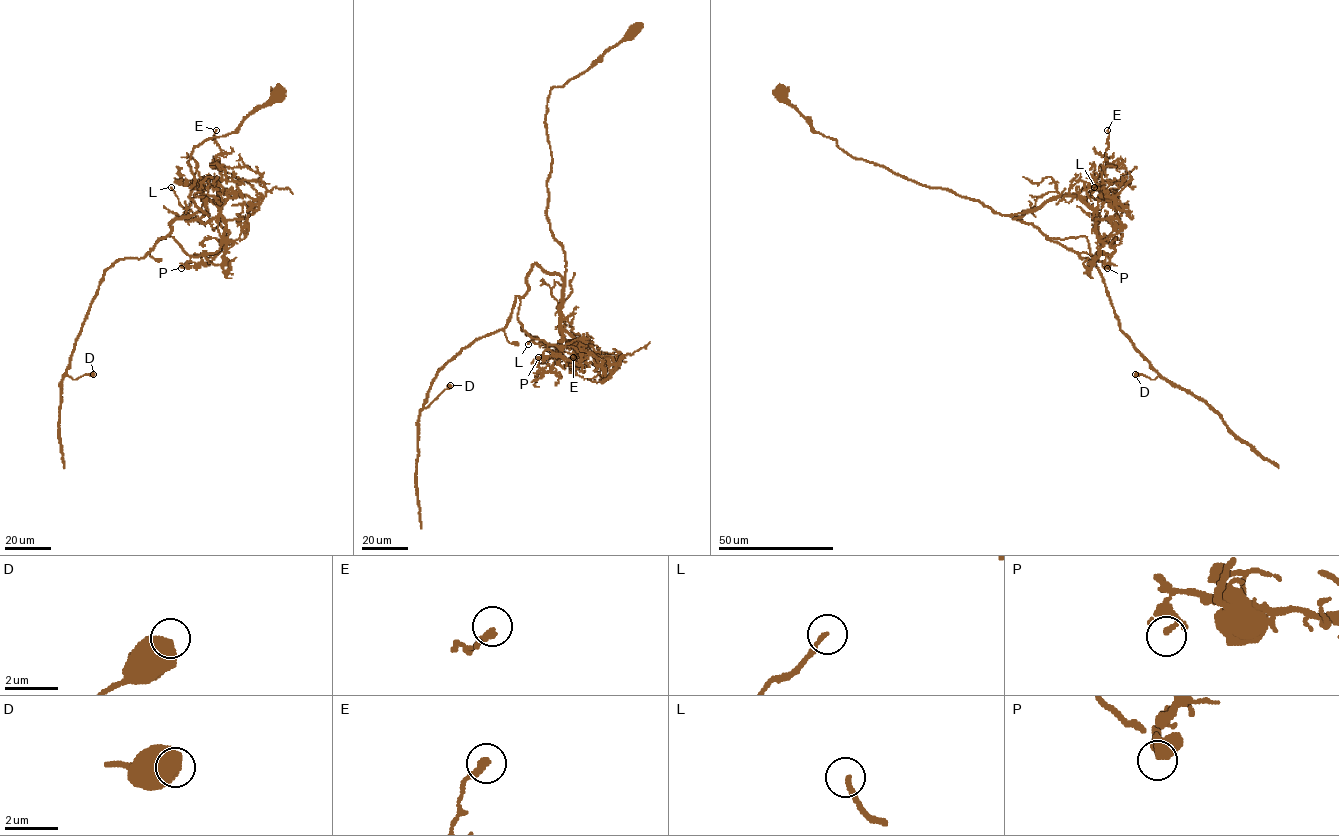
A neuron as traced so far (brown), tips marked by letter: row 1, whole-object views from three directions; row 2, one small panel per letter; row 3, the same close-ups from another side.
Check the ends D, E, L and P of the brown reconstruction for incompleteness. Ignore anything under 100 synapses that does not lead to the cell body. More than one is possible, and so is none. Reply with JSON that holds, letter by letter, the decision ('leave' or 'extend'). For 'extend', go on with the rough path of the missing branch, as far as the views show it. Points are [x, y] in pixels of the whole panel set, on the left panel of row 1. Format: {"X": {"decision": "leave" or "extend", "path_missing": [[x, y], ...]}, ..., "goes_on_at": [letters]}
{"D": {"decision": "leave"}, "E": {"decision": "leave"}, "L": {"decision": "leave"}, "P": {"decision": "leave"}, "goes_on_at": []}

